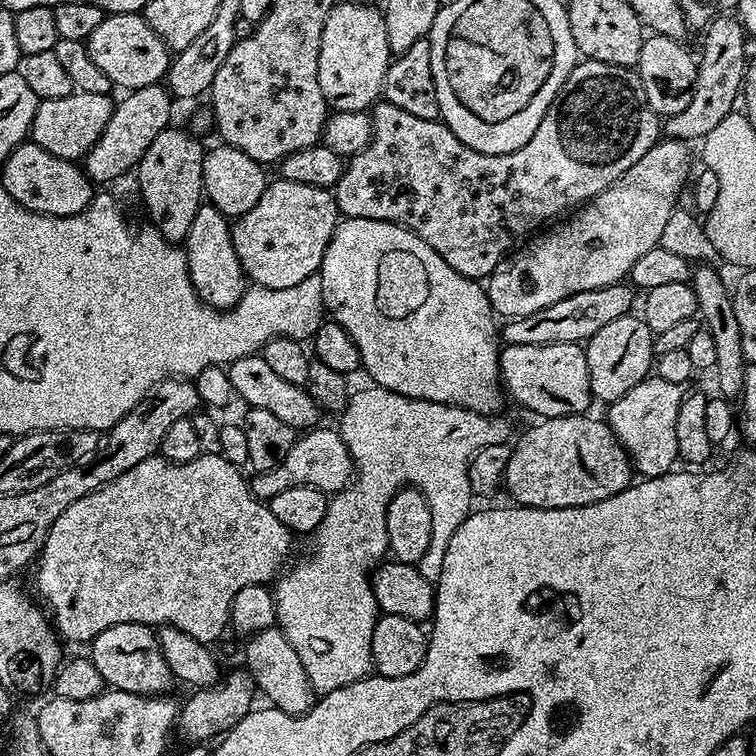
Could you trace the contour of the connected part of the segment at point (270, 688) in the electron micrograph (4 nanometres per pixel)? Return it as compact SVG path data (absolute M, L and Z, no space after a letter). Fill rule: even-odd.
M273 626L254 633L247 637L248 645L244 648L243 667L252 676L252 681L257 686L259 695L264 696L271 707L282 710L291 716L303 716L312 709L318 696L312 684L308 681L294 646L286 638L286 634L279 626Z

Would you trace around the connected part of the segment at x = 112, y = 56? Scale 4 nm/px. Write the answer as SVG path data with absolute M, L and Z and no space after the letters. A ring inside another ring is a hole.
M113 12L105 15L98 26L94 26L94 34L87 40L88 53L94 63L102 69L102 74L110 78L117 89L131 90L159 84L167 77L170 53L168 47L150 30L140 12Z

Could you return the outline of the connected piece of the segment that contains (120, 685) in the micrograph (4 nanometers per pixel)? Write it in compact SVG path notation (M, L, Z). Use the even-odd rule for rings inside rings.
M115 624L90 641L90 659L98 666L105 685L117 692L133 692L139 696L160 696L174 677L160 649L157 633L147 624Z

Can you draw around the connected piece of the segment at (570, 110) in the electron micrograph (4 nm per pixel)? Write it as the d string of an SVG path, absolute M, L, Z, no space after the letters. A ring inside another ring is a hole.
M587 58L581 59L572 69L572 73L560 87L560 93L546 110L542 122L538 122L538 130L534 130L530 142L526 142L526 146L513 152L507 152L507 154L495 156L494 154L475 152L473 148L461 142L440 120L414 118L414 114L406 114L406 110L398 110L398 106L387 102L377 103L371 109L370 115L372 118L372 141L357 156L351 157L345 163L344 172L338 178L334 189L336 208L340 211L341 217L374 218L409 228L418 238L422 238L422 242L426 242L426 246L430 246L430 250L434 250L445 262L454 266L454 270L458 270L458 274L473 278L486 278L496 269L498 262L503 260L525 238L531 237L533 233L543 229L549 222L563 217L569 210L579 209L598 194L602 194L602 190L606 190L606 186L618 182L618 178L622 178L622 174L626 174L626 170L630 170L630 166L634 166L634 162L638 162L638 158L642 158L642 154L646 154L646 150L654 147L656 141L662 136L661 117L657 116L656 111L648 105L644 83L640 81L639 75L631 68L614 66L610 62L598 62Z

